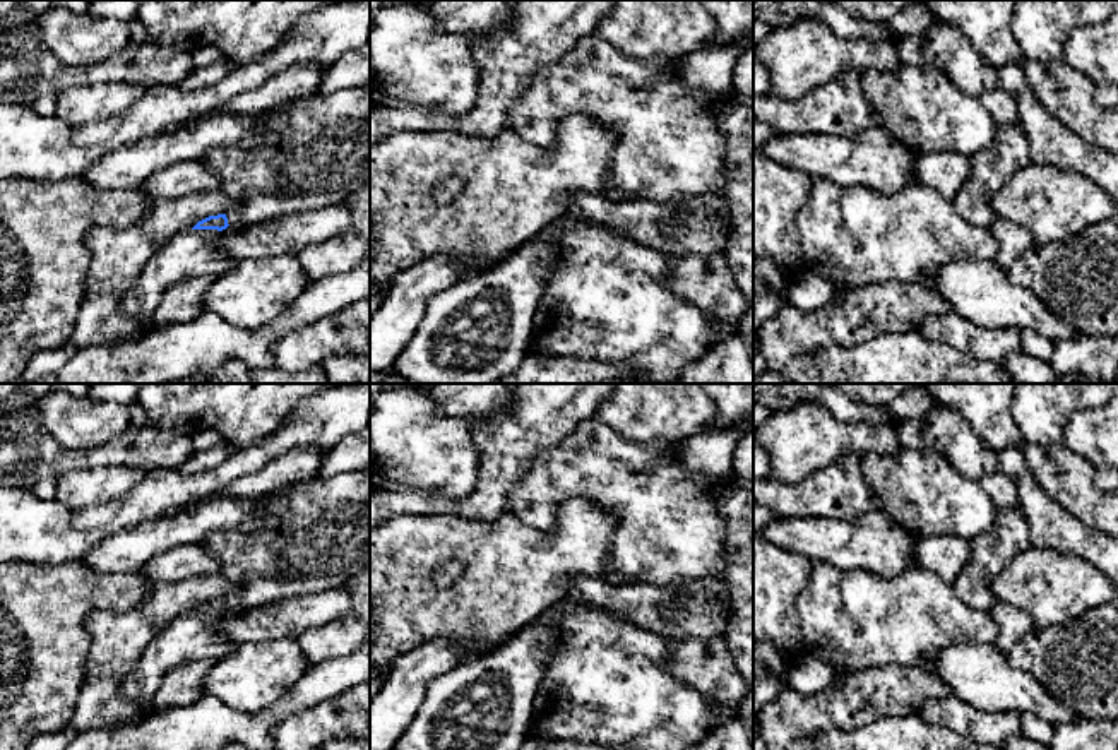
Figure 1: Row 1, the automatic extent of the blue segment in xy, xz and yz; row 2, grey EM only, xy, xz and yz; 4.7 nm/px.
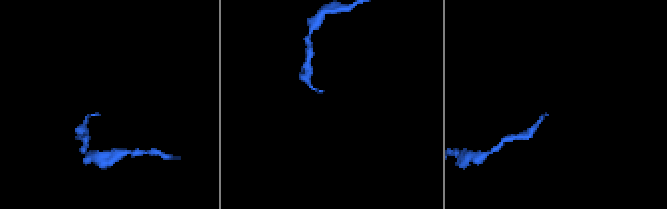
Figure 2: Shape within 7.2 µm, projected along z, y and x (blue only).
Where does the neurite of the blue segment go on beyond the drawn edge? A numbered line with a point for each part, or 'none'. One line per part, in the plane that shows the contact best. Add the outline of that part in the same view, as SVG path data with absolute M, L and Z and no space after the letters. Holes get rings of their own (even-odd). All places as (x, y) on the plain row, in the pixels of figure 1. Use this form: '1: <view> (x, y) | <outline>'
1: xy (315, 536) | M317 474L300 481L289 491L267 500L260 526L211 533L202 546L219 560L221 572L236 587L226 598L233 611L344 587L353 575L370 567L370 474Z

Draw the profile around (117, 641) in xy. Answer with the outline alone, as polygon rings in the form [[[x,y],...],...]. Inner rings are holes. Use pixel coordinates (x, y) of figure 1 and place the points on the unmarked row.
[[[223,574],[200,575],[175,582],[158,582],[132,610],[87,613],[82,628],[89,640],[86,673],[122,678],[132,675],[146,647],[180,615],[199,604],[228,598],[236,591]]]

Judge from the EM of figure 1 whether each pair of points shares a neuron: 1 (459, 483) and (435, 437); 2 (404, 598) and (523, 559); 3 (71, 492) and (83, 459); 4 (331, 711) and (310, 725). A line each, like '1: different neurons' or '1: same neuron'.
1: same neuron
2: same neuron
3: different neurons
4: same neuron

